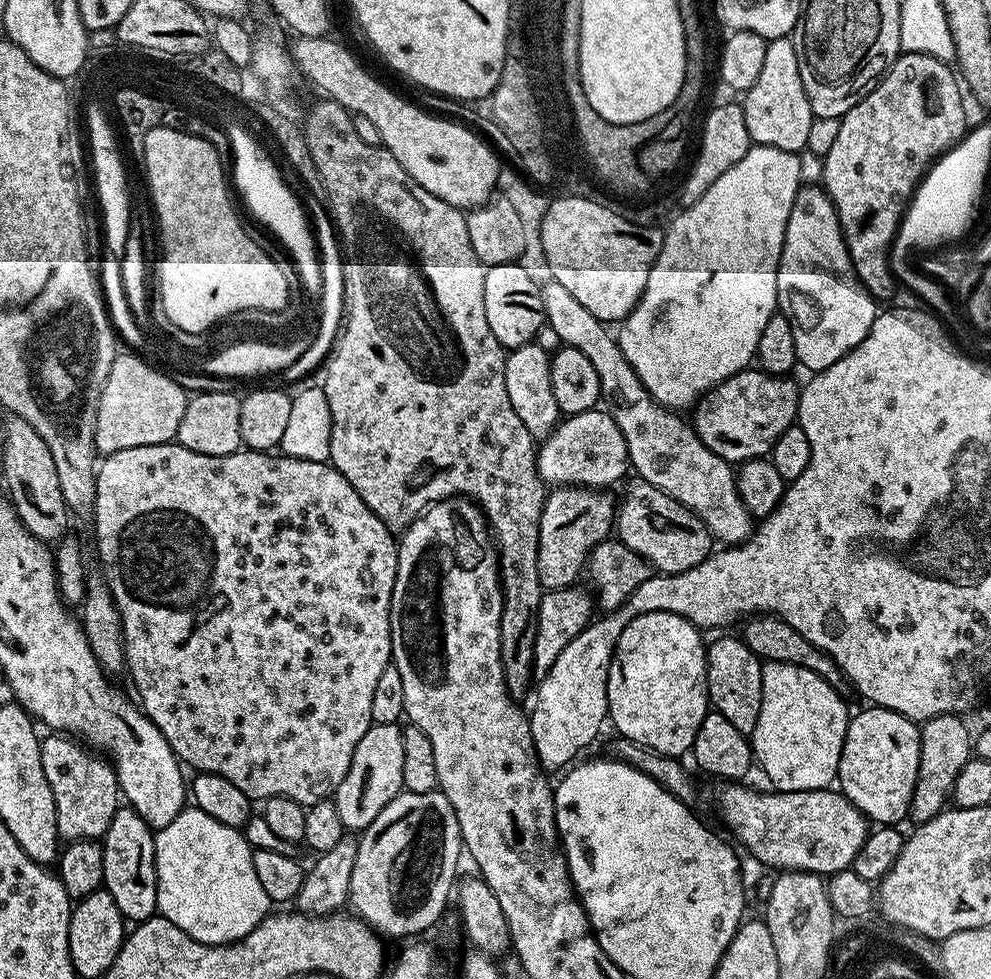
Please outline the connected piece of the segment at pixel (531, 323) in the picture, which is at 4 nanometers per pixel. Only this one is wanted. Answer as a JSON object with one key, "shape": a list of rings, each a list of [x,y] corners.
{"shape":[[[520,262],[494,264],[484,274],[486,322],[490,322],[490,331],[505,350],[533,343],[538,332],[546,324],[538,284],[532,281],[531,274],[522,265]]]}

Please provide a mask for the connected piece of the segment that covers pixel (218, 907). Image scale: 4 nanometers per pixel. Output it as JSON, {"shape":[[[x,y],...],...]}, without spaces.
{"shape":[[[185,806],[178,818],[170,826],[159,829],[156,838],[156,881],[158,882],[158,902],[156,911],[165,916],[178,930],[186,930],[190,938],[203,944],[233,944],[246,938],[258,922],[269,915],[272,900],[258,883],[258,873],[254,871],[253,848],[248,844],[243,831],[231,828],[215,818],[210,818],[206,810],[195,806]]]}

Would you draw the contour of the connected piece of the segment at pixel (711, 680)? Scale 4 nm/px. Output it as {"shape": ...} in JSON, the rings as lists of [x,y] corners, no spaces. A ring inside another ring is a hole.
{"shape":[[[720,636],[707,645],[708,698],[711,707],[720,712],[742,735],[751,737],[758,722],[758,710],[762,706],[762,661],[746,647],[743,639]]]}

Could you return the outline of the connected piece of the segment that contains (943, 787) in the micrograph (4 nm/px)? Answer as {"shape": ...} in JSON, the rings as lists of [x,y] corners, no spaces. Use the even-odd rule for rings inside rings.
{"shape":[[[936,715],[923,721],[920,728],[918,778],[909,808],[909,819],[919,824],[936,817],[949,803],[954,782],[966,762],[971,759],[974,742],[972,732],[959,715]]]}

